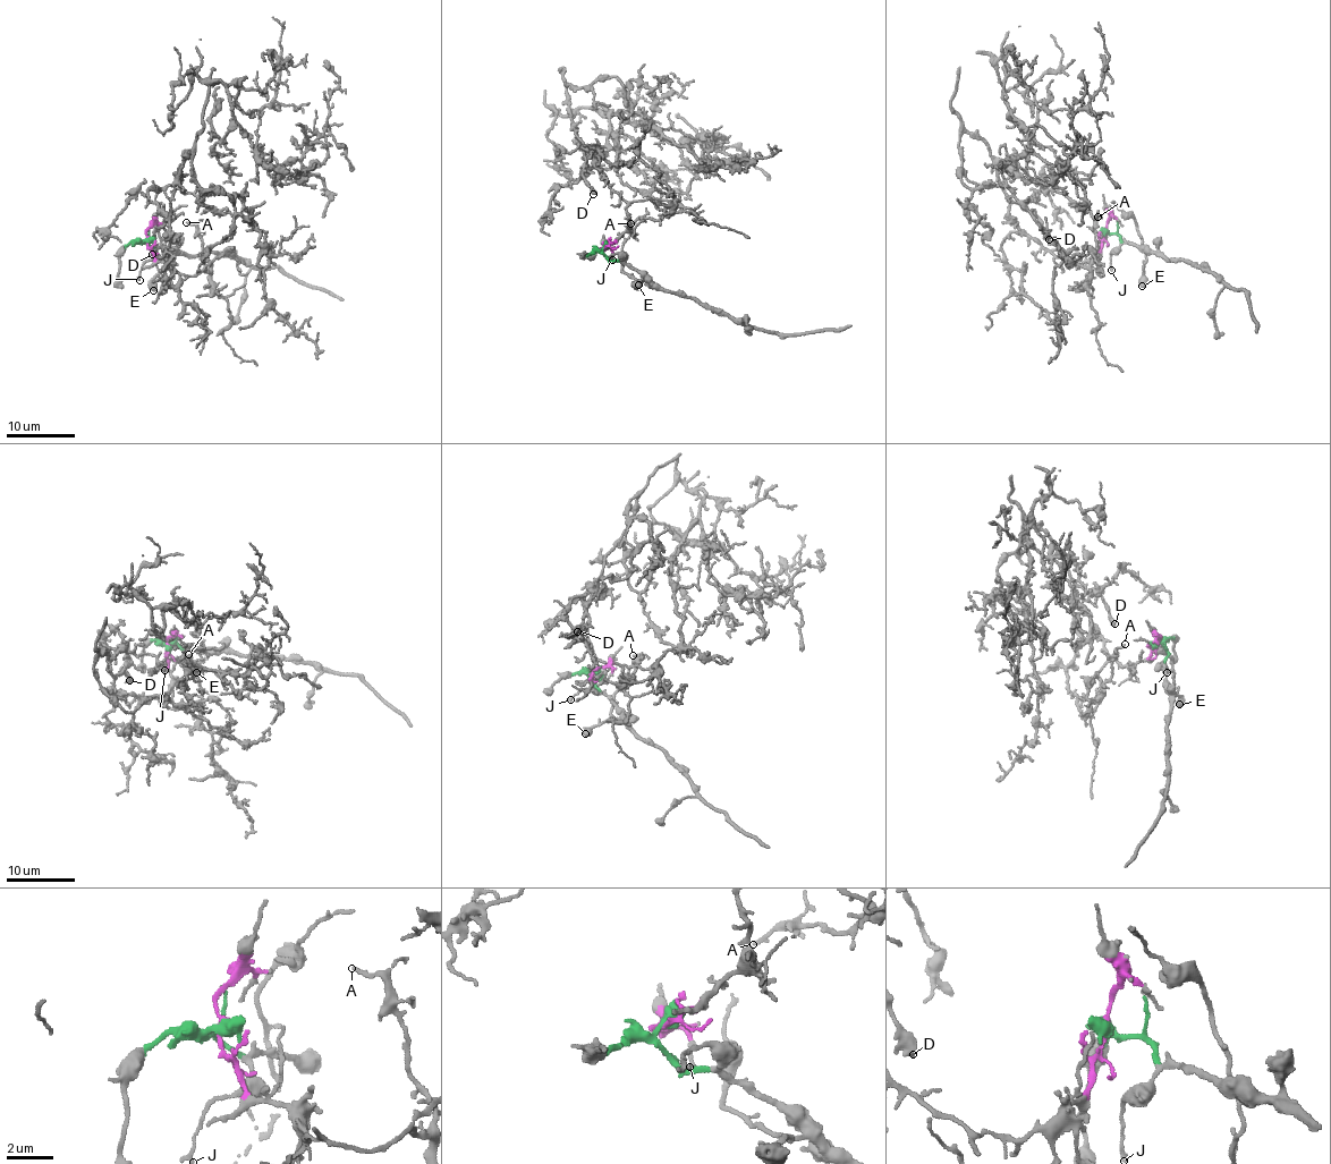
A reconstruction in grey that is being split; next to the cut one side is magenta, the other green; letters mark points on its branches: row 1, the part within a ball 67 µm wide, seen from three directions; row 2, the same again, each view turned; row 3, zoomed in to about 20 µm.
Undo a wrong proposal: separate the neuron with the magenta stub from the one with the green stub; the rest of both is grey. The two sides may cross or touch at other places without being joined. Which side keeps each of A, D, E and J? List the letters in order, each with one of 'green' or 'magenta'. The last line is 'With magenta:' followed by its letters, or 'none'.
A: magenta
D: magenta
E: green
J: green
With magenta: A, D

